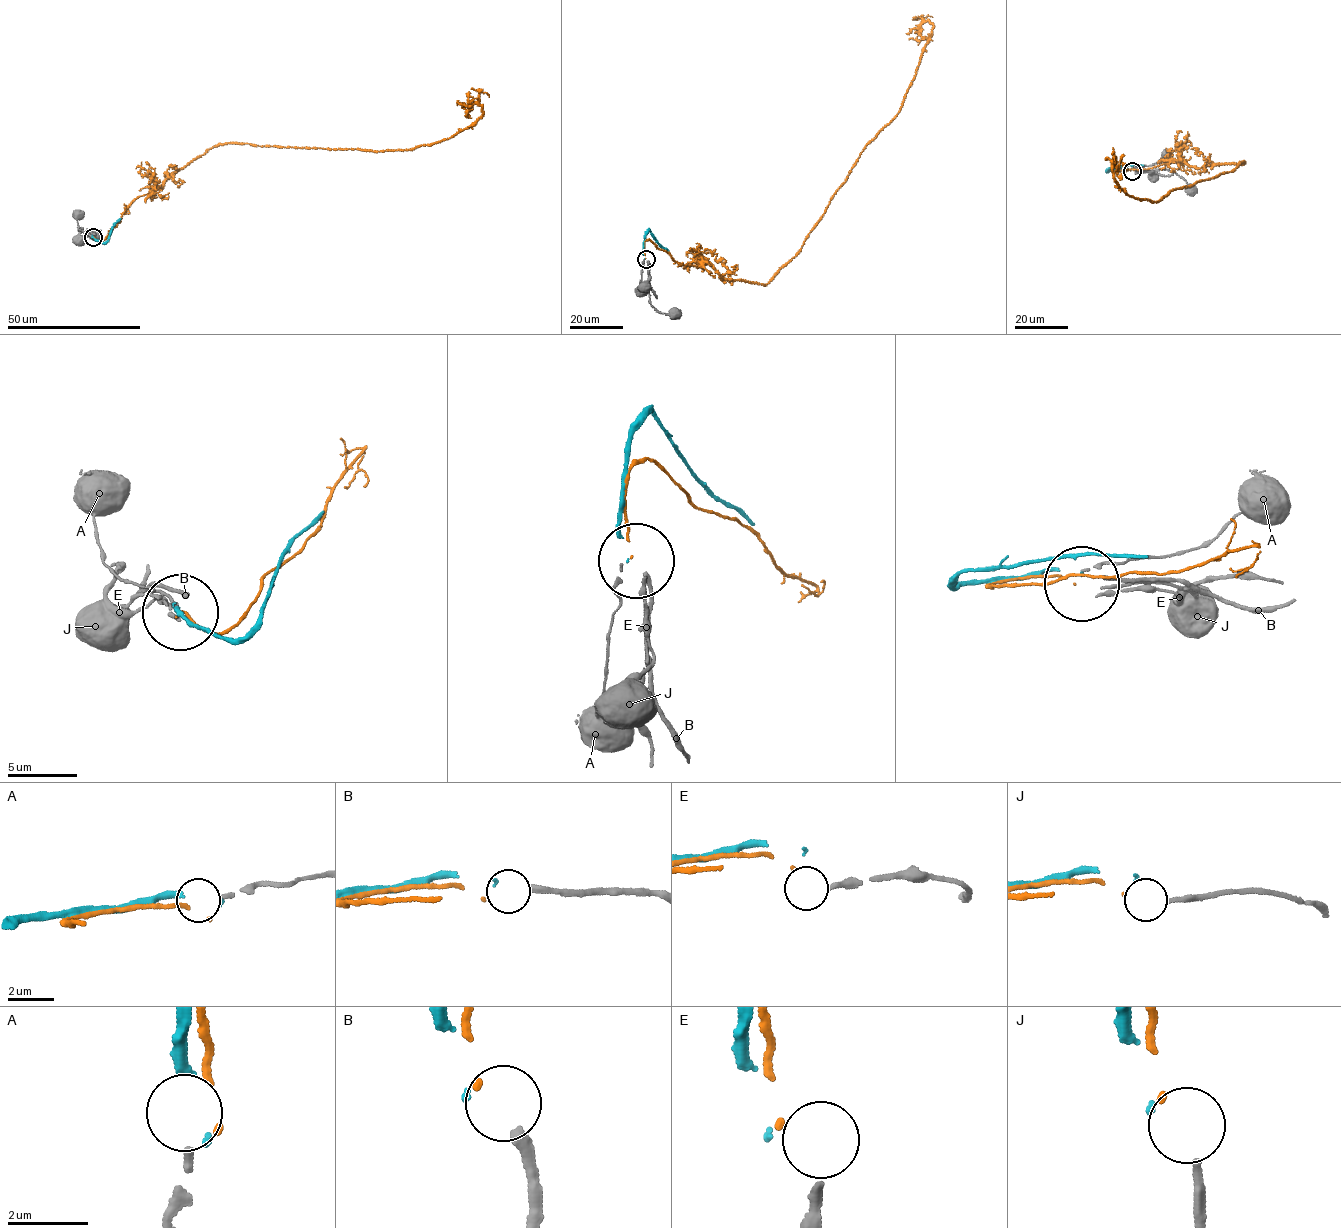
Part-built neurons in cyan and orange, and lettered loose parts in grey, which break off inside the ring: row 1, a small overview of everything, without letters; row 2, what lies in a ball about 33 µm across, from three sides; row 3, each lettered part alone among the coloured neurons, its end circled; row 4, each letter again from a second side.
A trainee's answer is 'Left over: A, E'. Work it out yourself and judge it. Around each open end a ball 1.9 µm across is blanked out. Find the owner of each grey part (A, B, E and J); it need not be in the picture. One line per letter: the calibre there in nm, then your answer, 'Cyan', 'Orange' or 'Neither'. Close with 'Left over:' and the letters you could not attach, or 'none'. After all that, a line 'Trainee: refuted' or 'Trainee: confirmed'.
A: Thickness 170 nm. Neither
B: Thickness 320 nm. Cyan
E: Thickness 240 nm. Neither
J: Thickness 220 nm. Orange
Left over: A, E
Trainee: confirmed

